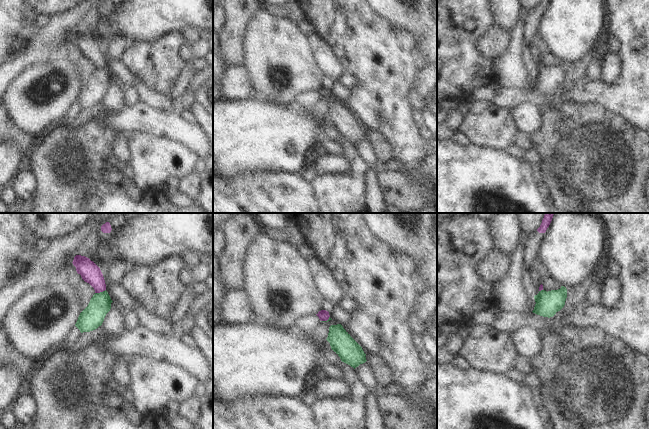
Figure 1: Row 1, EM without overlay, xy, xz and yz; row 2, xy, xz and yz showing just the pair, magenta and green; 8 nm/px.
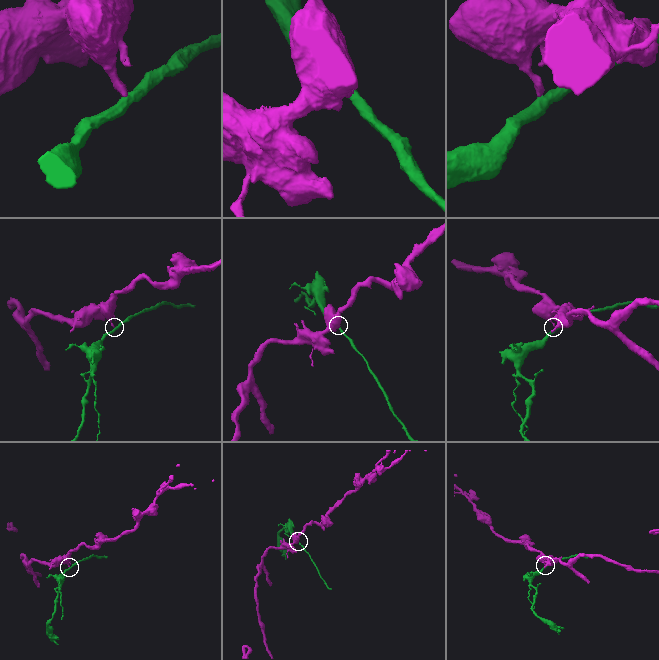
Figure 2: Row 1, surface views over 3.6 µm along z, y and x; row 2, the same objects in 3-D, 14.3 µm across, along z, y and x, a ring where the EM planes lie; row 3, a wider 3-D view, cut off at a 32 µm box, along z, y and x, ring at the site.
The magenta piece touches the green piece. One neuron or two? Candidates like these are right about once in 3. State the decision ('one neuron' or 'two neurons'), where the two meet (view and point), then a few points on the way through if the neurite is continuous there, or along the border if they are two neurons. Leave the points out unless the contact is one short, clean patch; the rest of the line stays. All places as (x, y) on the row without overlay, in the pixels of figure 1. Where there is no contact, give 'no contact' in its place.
two neurons; contact xy (100, 67); border xy (105, 65), (95, 69)

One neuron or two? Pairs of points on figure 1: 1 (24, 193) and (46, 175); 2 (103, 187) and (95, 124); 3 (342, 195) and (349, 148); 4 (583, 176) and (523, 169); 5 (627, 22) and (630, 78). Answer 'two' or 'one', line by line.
1: two
2: one
3: one
4: two
5: one

